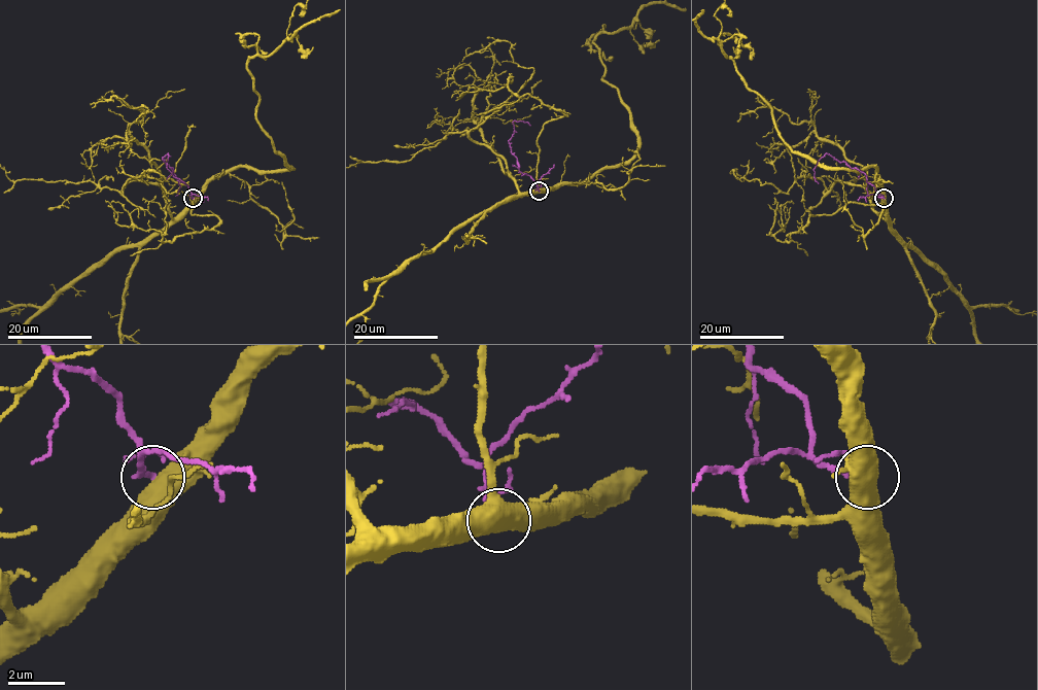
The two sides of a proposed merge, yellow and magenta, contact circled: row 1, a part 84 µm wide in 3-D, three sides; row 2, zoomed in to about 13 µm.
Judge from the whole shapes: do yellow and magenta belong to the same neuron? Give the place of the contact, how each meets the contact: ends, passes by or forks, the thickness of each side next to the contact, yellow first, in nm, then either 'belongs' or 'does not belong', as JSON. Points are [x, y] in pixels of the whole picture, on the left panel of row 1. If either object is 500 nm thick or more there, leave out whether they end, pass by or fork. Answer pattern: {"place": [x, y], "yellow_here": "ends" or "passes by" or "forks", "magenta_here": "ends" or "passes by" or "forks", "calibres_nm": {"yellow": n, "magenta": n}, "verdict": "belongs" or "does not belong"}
{"place": [193, 198], "calibres_nm": {"yellow": 750, "magenta": 130}, "verdict": "does not belong"}

